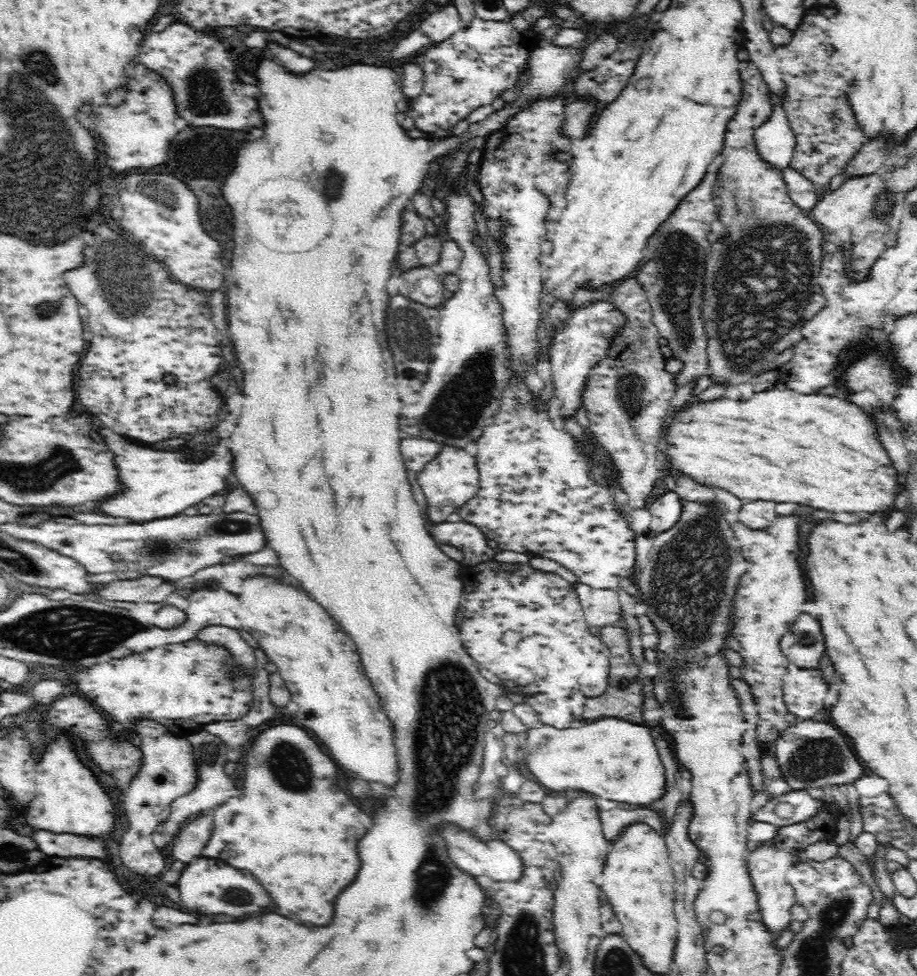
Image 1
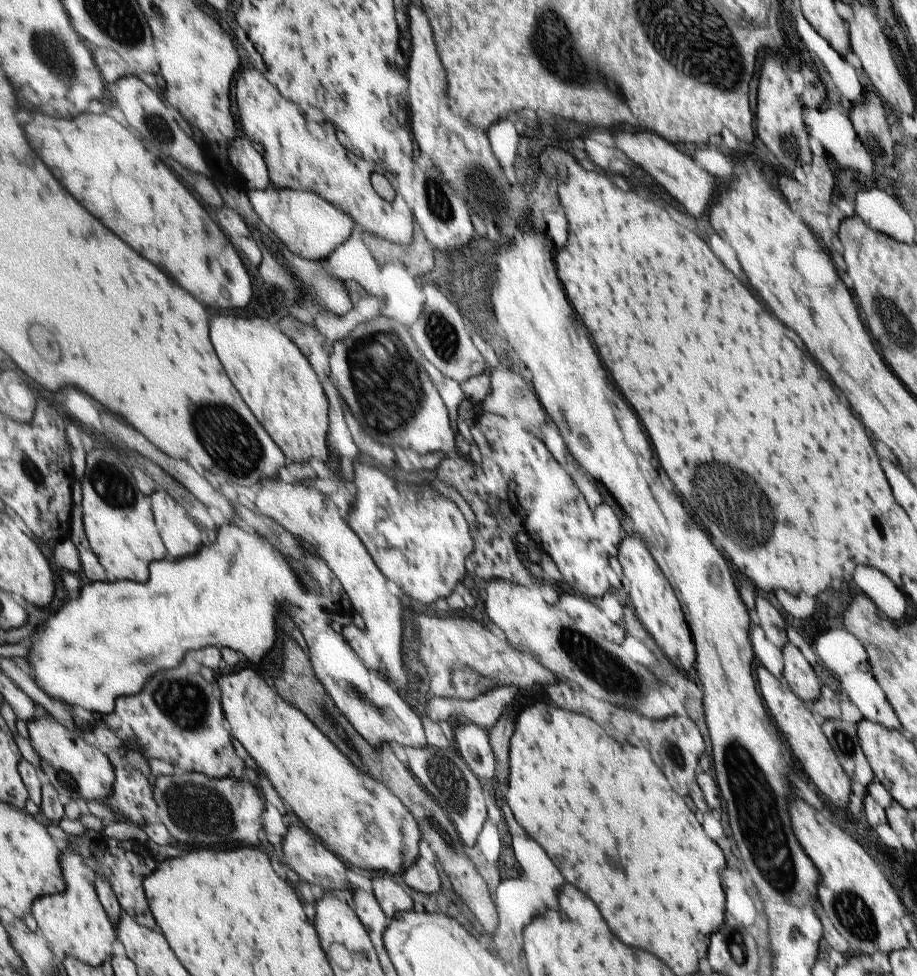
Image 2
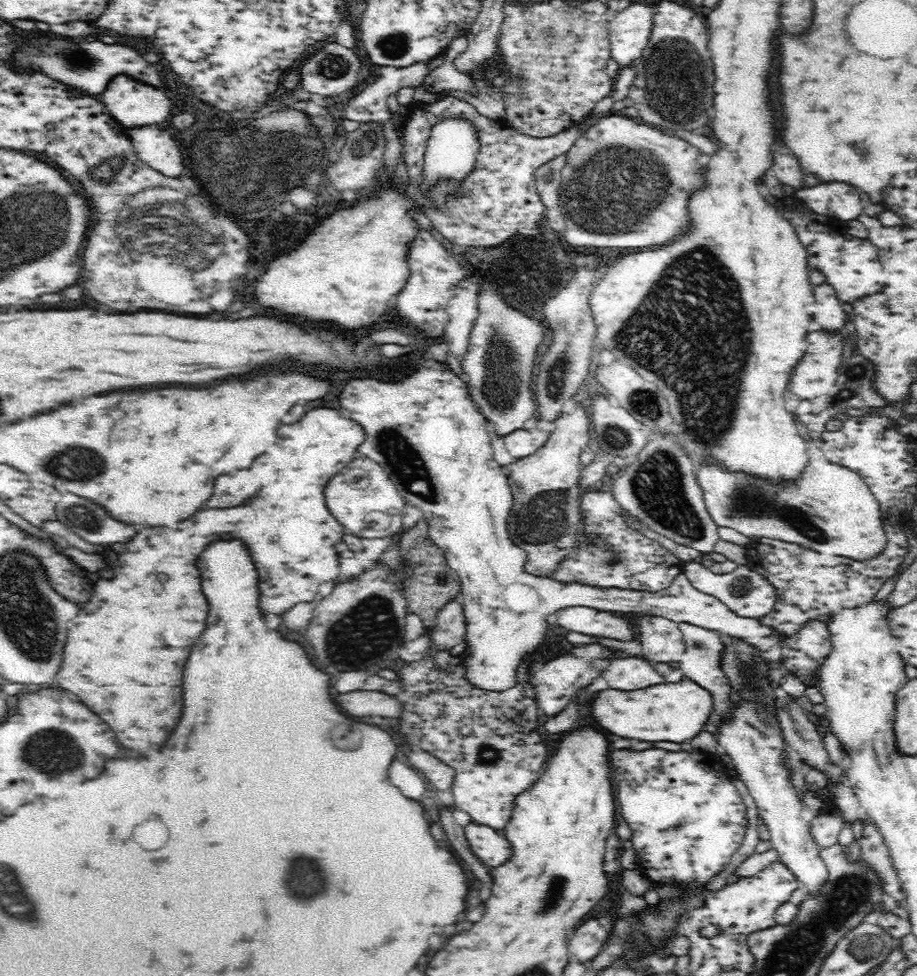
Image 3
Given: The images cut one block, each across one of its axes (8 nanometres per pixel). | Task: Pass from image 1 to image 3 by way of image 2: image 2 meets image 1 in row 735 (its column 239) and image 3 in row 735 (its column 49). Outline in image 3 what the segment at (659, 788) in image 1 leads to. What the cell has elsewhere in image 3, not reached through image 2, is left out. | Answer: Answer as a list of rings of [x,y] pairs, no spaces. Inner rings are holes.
[[[682,676],[680,682],[654,684],[634,692],[602,690],[592,706],[592,716],[612,734],[622,738],[636,738],[646,742],[687,742],[702,732],[710,719],[713,697],[708,690]]]

